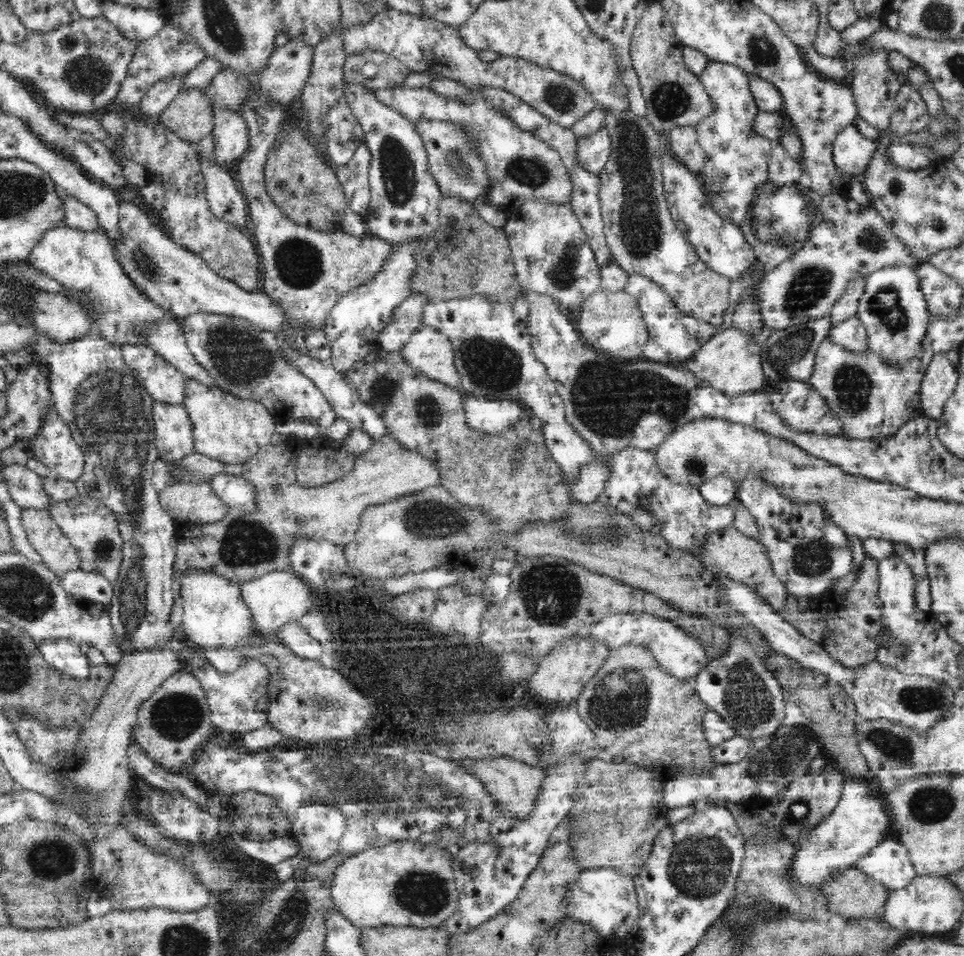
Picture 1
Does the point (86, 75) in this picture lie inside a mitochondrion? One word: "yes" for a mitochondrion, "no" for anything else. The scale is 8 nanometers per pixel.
yes

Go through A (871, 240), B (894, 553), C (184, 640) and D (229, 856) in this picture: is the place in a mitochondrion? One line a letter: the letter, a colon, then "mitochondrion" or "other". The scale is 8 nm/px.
A: mitochondrion
B: other
C: other
D: other

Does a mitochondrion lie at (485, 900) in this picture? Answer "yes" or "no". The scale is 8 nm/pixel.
no

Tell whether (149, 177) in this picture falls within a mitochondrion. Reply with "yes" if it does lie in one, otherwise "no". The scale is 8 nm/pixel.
no

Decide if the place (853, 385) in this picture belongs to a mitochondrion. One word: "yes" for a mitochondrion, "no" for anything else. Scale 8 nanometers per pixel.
yes

